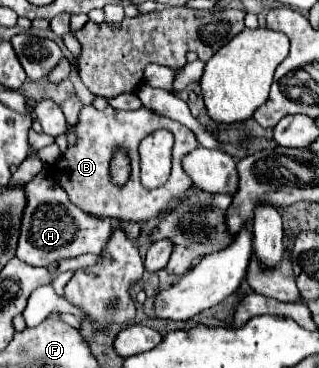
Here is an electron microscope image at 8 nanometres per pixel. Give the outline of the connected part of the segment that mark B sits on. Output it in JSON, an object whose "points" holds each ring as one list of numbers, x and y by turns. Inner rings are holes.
{"points":[[88,104,88,106,82,106,74,132,76,132,76,142,68,144,66,152,62,152,54,172,64,172,64,174,56,174,58,184,62,184,62,188,78,208,84,208,84,212,90,212,92,216,102,216,118,222,130,222,130,220,144,222,164,214,168,210,168,204,174,198,184,196,192,188,192,180,184,174,180,160,198,146,196,136,192,130,188,130,186,126,166,116,158,116,148,108,116,110,108,106,106,110,96,110,94,106],[158,128,170,130,176,138,174,150,172,150,172,174,162,188,144,190,140,184,138,144,144,136,148,136],[116,150,124,150,130,160,130,180,124,186,118,186,110,180,110,160,114,158]]}

